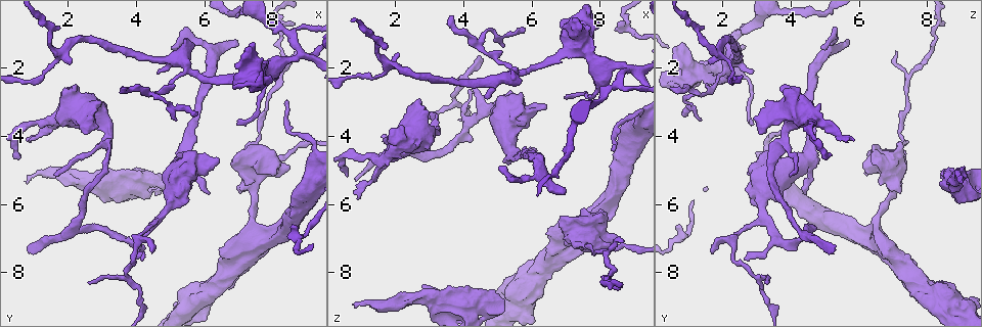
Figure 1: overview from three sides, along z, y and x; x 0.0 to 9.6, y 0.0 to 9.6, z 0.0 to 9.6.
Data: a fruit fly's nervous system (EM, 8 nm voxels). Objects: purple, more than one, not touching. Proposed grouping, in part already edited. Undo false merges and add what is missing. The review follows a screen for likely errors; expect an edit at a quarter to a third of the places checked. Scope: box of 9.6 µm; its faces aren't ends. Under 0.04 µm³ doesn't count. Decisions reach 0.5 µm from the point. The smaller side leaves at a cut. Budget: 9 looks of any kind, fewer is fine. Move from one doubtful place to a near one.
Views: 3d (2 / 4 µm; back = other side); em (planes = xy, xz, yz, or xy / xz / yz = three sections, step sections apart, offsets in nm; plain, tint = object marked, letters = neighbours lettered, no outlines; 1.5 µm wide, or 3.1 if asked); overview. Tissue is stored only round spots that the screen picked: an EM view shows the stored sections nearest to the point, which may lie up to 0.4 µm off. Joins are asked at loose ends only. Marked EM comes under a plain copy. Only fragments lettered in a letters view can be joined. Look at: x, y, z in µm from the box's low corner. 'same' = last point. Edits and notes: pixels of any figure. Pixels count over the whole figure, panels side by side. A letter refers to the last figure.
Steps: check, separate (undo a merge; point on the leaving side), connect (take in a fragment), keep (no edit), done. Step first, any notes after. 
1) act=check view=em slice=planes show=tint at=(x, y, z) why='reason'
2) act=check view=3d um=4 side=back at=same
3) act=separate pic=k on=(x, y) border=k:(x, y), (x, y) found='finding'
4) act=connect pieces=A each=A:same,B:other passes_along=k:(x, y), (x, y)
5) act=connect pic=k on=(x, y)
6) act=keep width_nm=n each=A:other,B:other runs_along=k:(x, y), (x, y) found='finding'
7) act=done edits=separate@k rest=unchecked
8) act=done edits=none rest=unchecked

act=check view=3d um=4 at=(7.05, 1.20, 5.60) why='branch stops here'

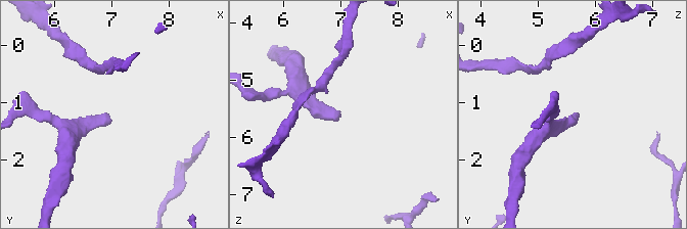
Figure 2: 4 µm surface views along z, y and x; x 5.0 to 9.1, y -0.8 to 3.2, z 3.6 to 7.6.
act=check view=em slice=yz step=8 show=letters at=(6.95, 1.25, 5.65)

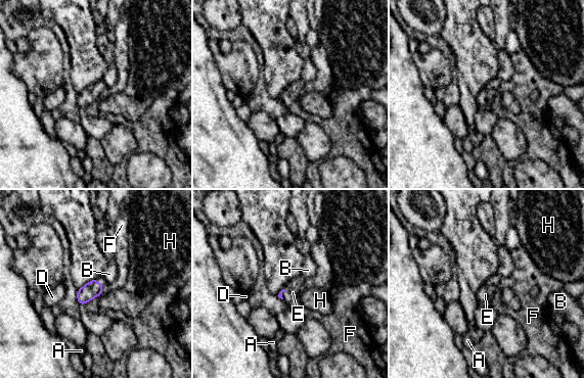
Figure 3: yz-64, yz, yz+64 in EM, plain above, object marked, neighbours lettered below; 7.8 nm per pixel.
act=check view=em slice=planes show=letters at=same

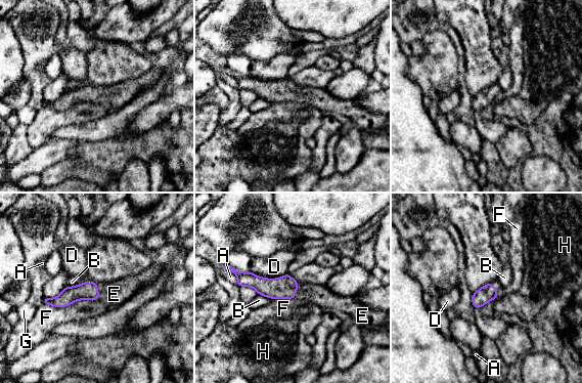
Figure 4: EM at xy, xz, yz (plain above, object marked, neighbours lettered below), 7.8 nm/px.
act=connect pieces=E each=A:other,B:other,D:other,E:same,F:other,G:other,H:other passes_along=4:(87, 291), (98, 292), (114, 294) found='it goes on there'

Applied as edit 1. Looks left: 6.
act=check view=overview

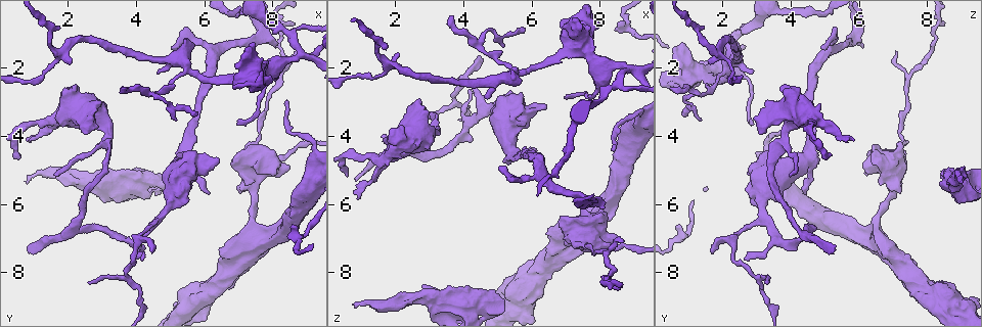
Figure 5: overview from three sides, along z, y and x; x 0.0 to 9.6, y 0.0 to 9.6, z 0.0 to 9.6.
act=check view=3d um=2 at=(5.10, 1.45, 4.85) why='tapers out'

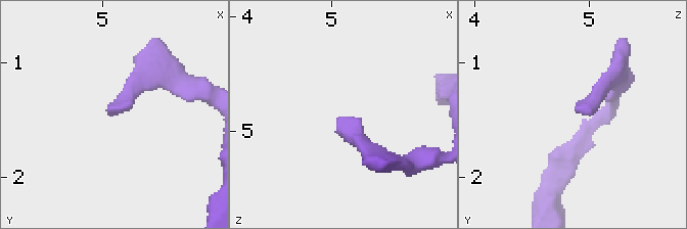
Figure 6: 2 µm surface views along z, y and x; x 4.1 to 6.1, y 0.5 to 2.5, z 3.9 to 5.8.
act=check view=em slice=xy step=8 show=tint at=(5.06, 1.42, 4.86)

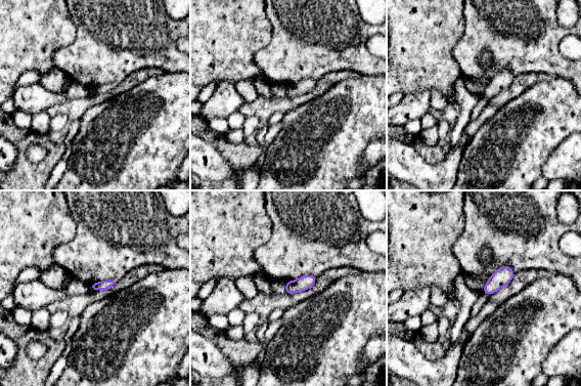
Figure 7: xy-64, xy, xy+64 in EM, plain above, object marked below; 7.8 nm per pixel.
act=check view=em slice=planes show=letters at=same

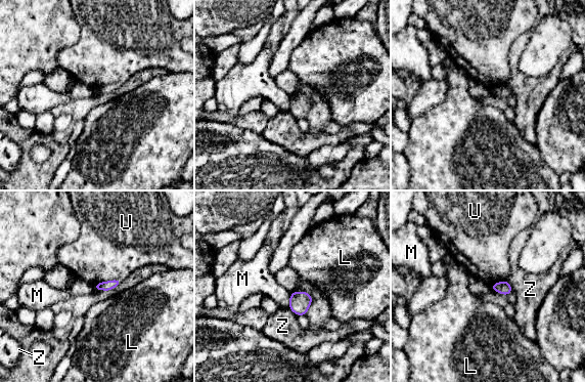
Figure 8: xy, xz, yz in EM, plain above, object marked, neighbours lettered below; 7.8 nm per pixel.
act=keep longest_contact=U:220nm each=L:other,M:other,U:other,Z:other found='none of them fits'

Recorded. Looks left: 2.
act=check view=3d um=4 at=(5.40, 1.20, 2.15) why='branch stops here'

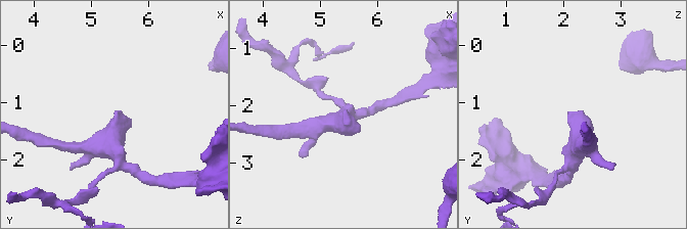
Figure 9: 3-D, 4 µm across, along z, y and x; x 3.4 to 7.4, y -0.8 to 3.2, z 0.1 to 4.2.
act=check view=em slice=planes show=letters at=(5.40, 1.20, 2.10)

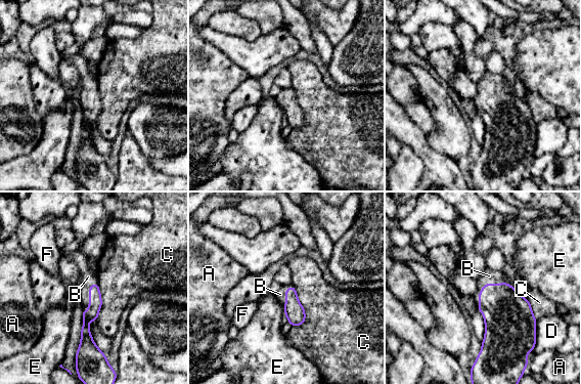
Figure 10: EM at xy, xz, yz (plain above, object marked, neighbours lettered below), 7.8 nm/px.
act=connect pieces=B each=A:other,B:same,C:other,D:other,E:other,F:other found='the neuron continues'

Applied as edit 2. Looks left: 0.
act=done edits=connect@4,connect@10 rest=unchecked

